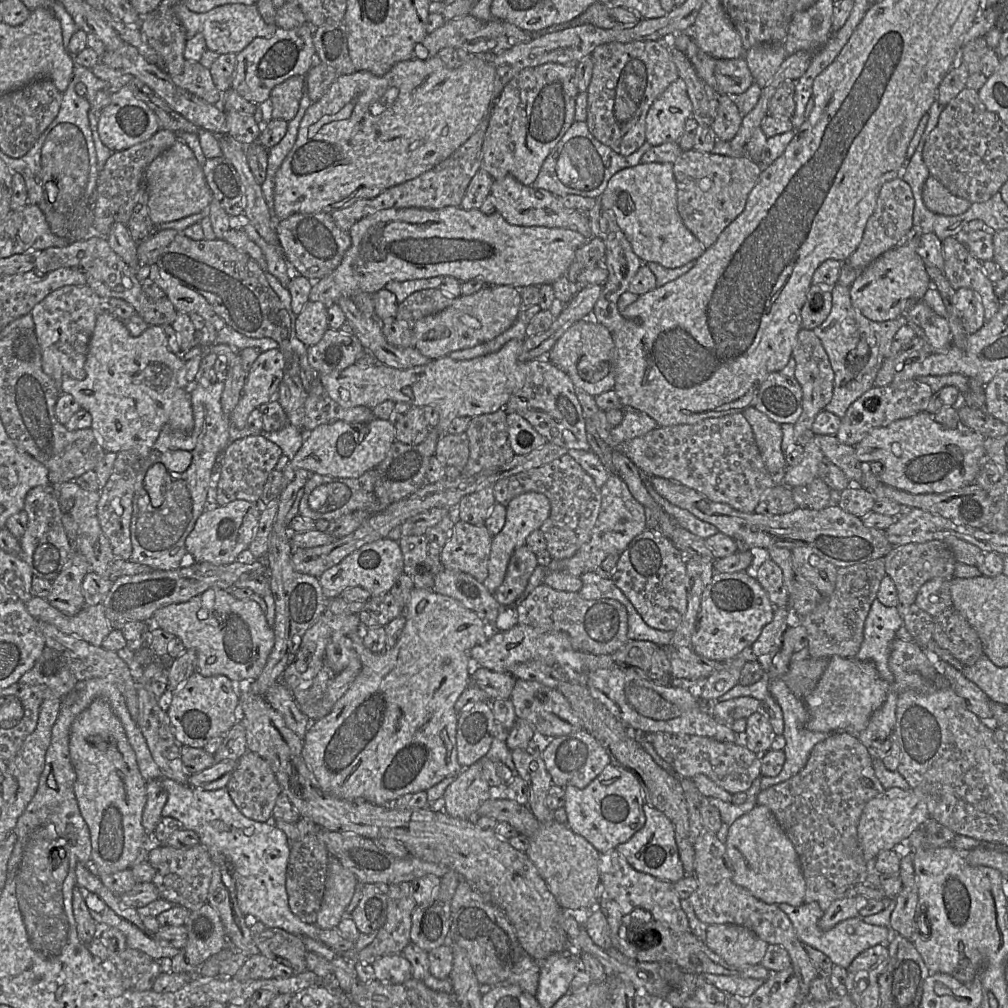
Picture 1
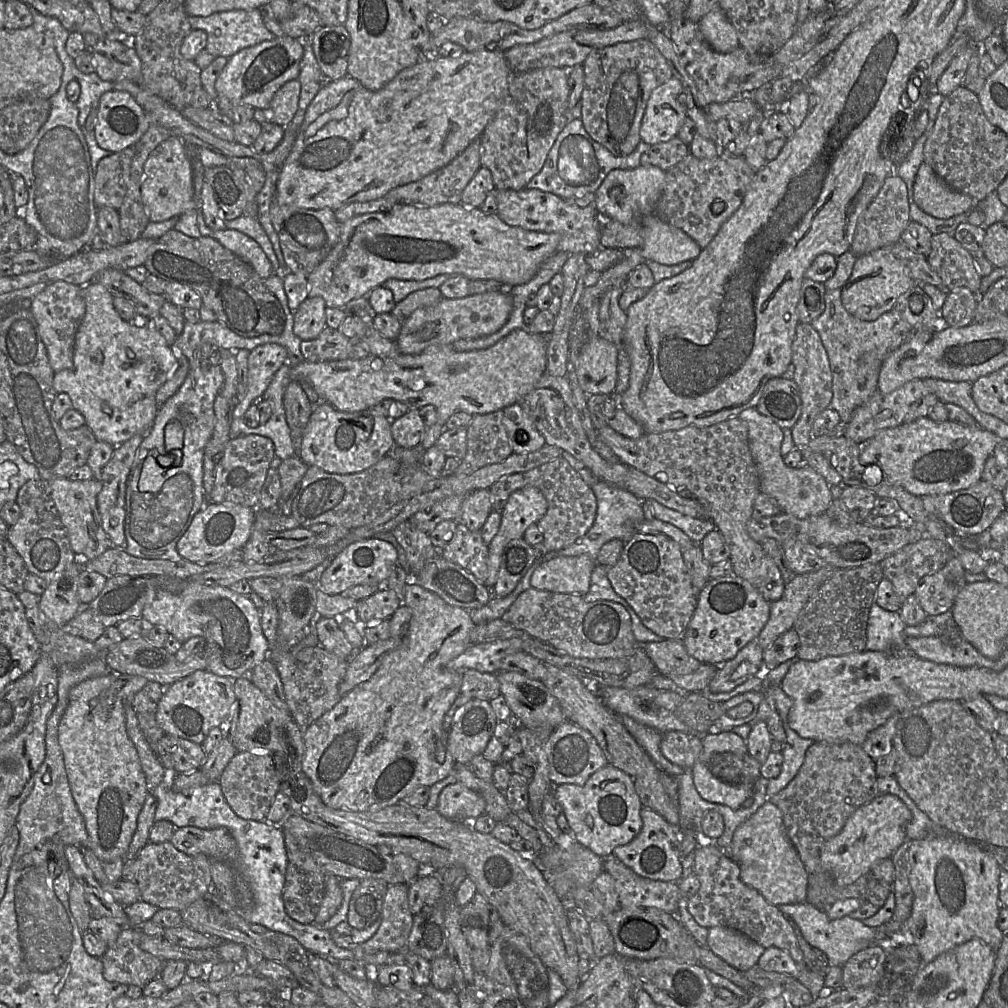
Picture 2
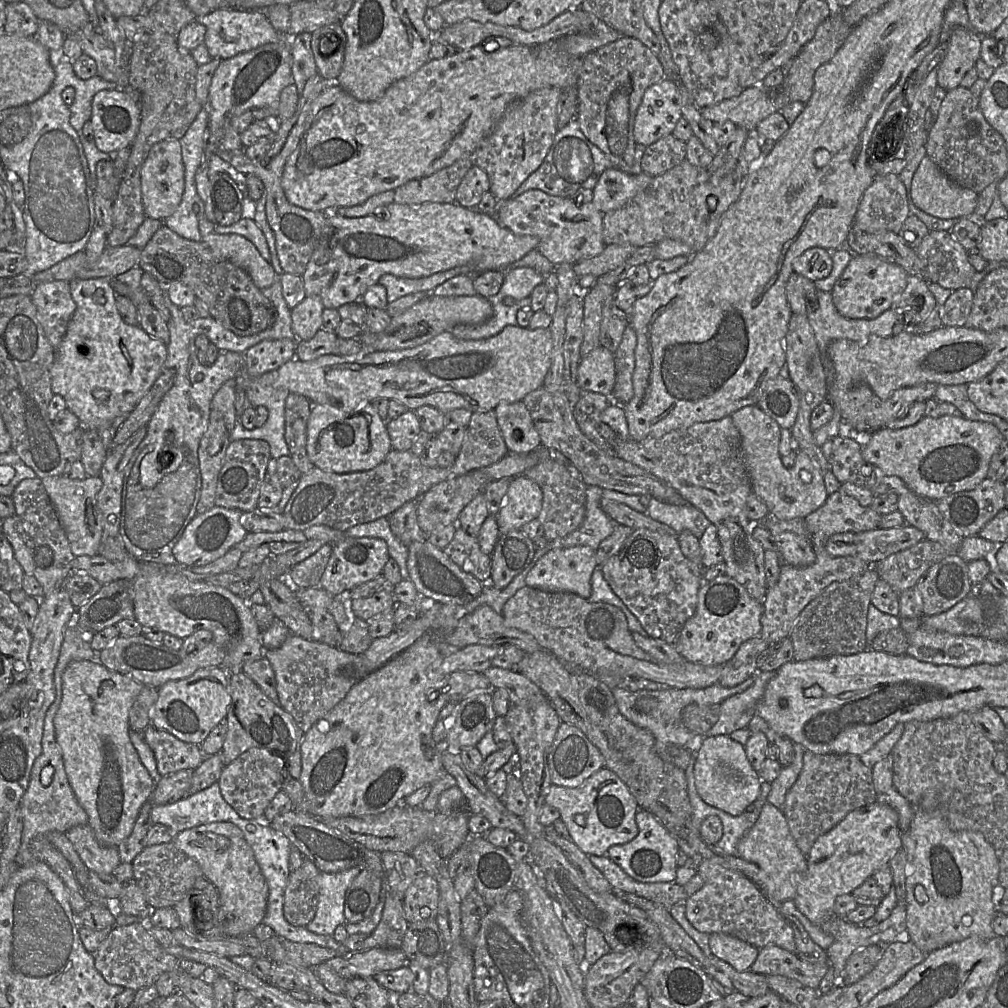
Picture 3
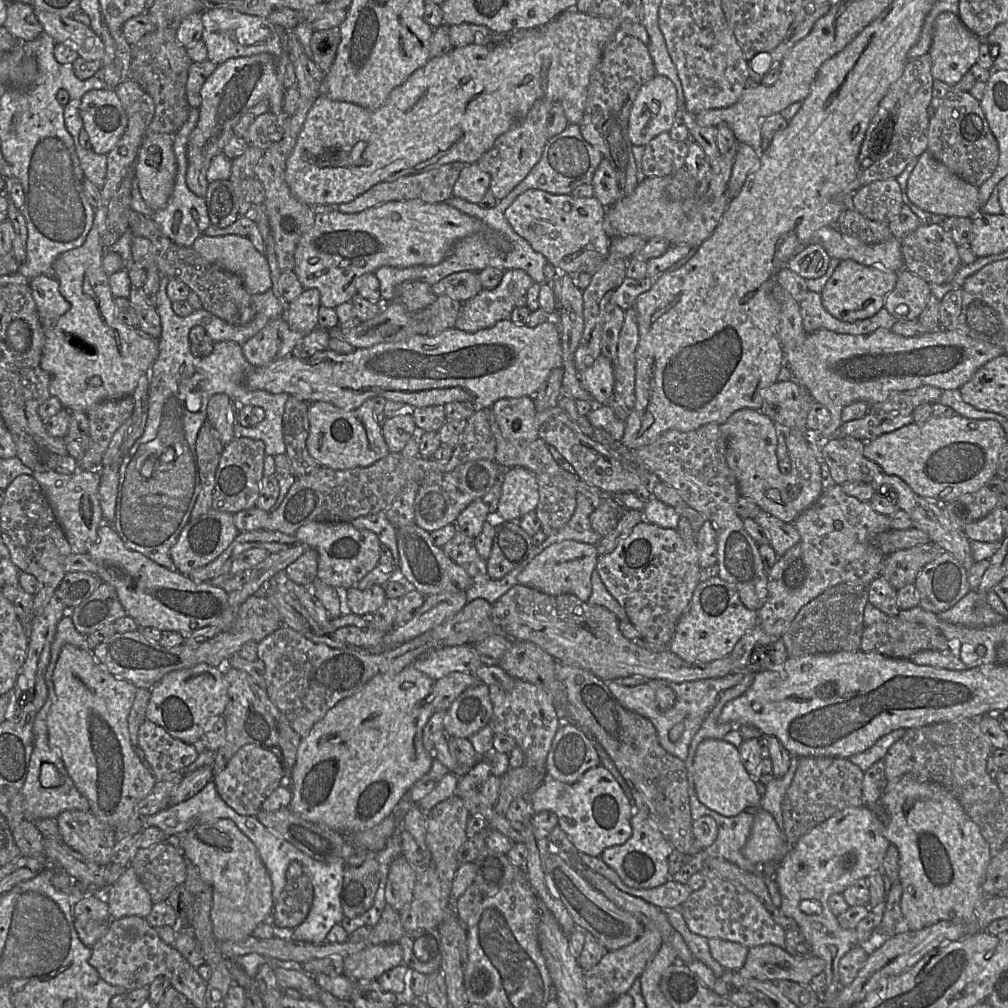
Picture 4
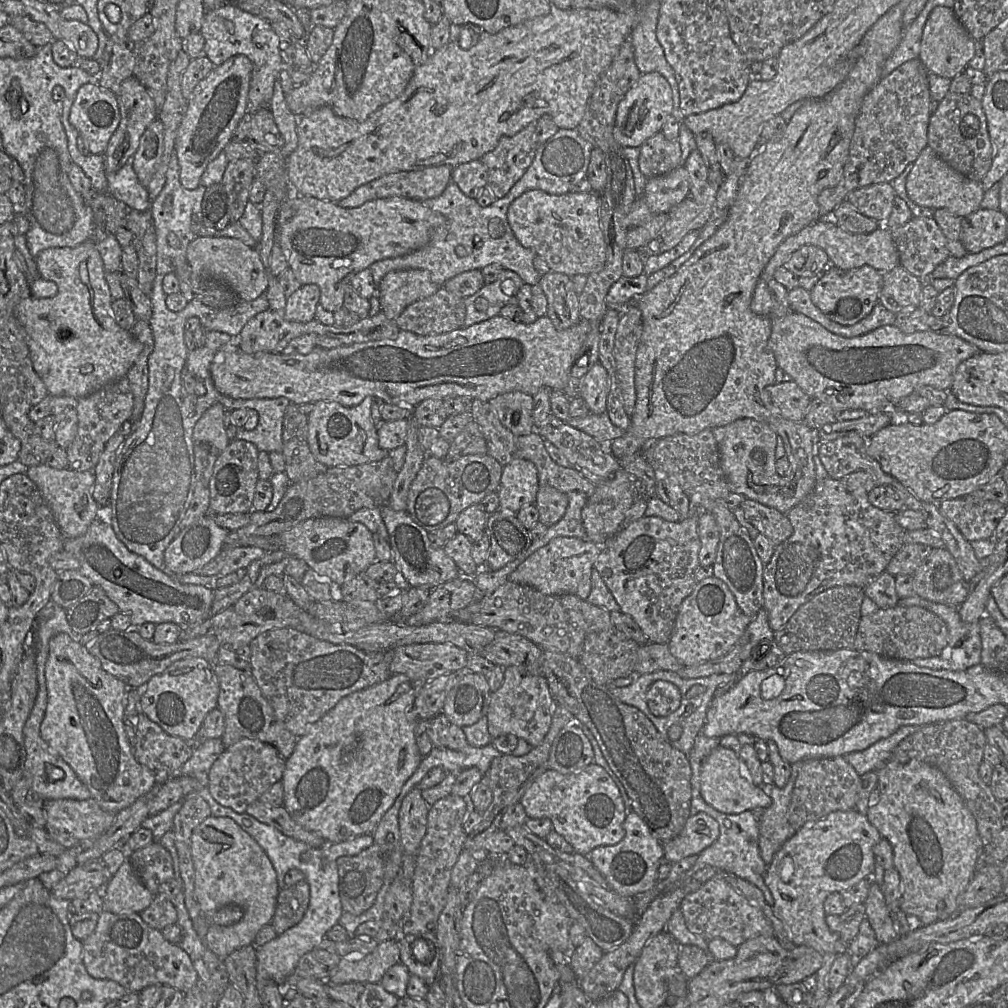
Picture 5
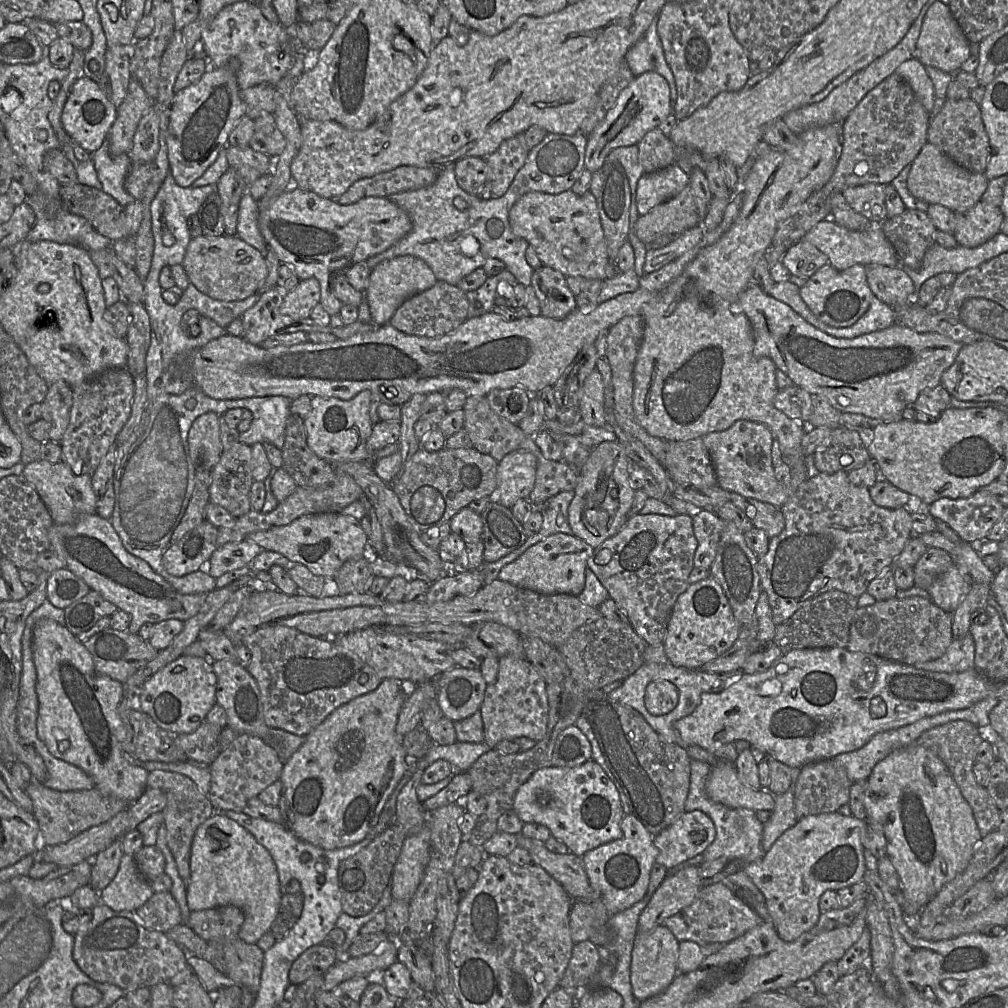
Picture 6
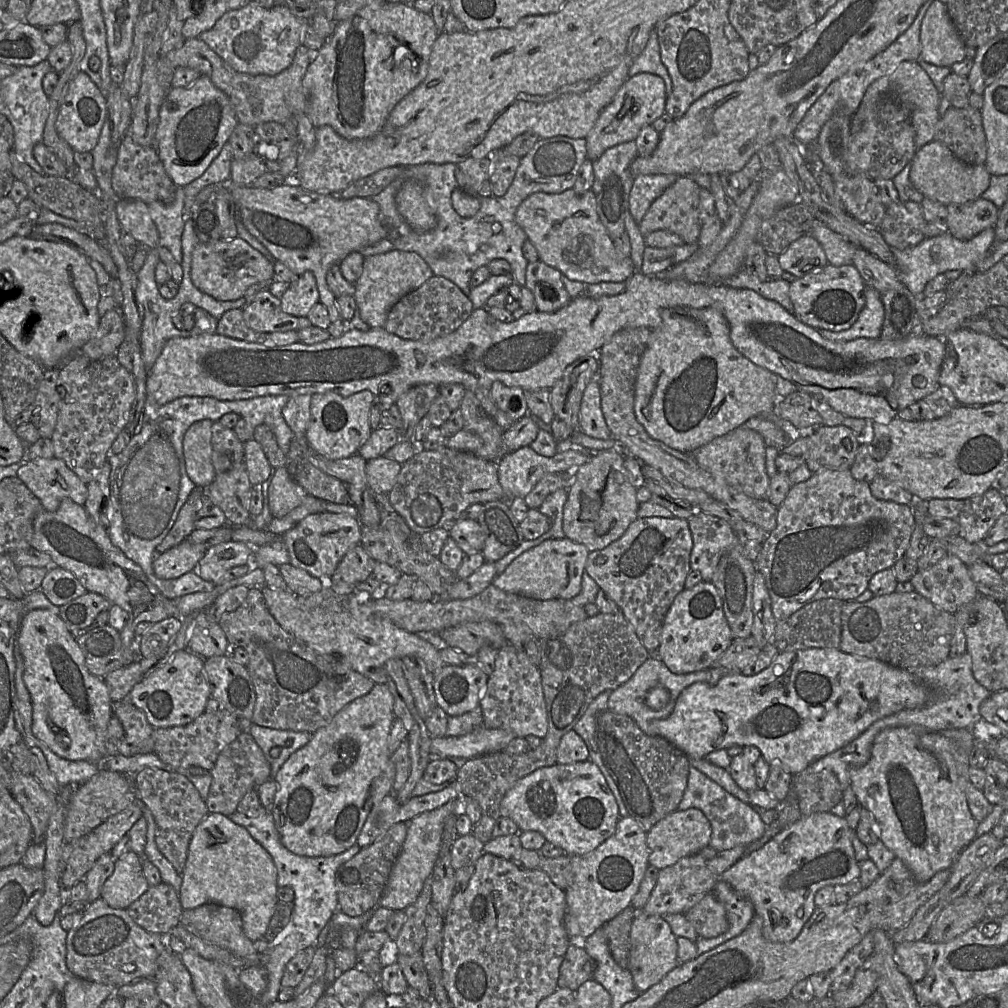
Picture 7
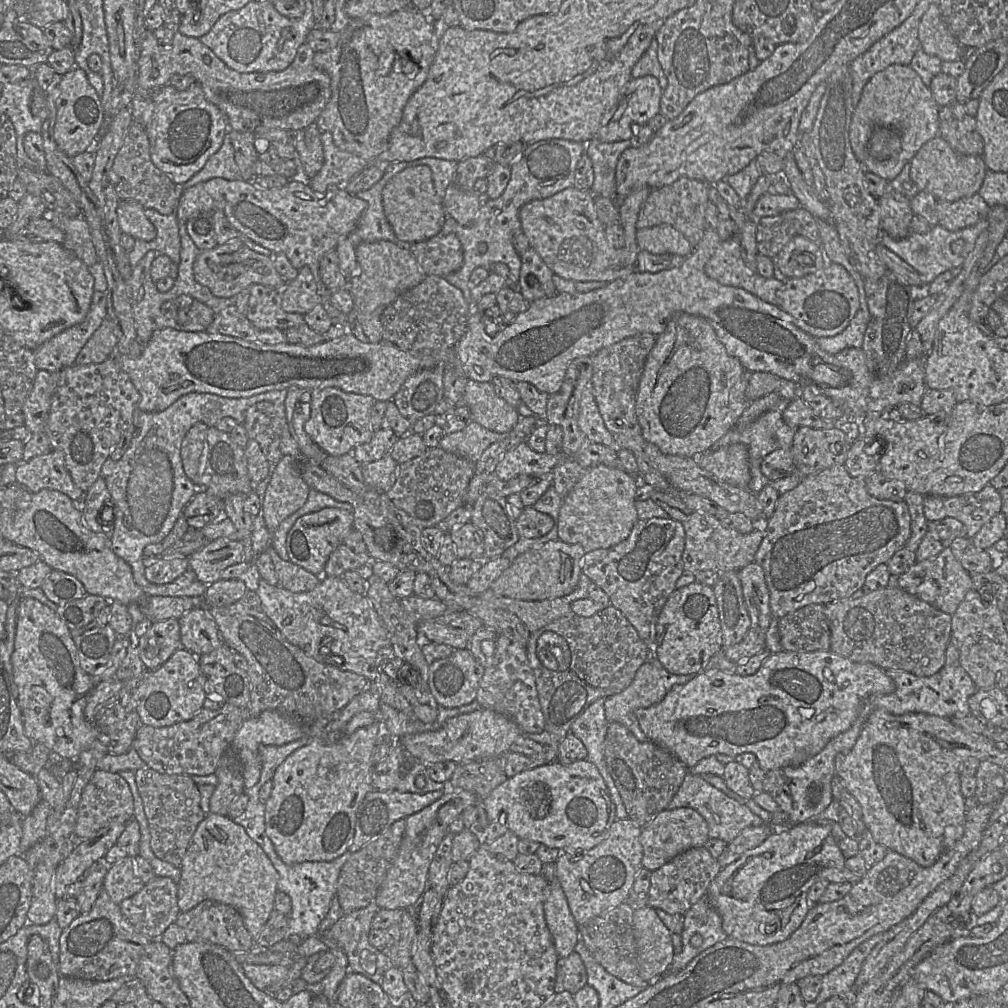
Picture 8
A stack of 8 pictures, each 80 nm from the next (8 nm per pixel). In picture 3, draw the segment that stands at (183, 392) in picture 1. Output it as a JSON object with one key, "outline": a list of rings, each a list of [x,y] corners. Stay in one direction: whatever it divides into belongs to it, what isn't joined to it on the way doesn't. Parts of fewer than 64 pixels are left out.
{"outline":[[[100,277],[87,280],[75,279],[69,282],[71,296],[76,303],[76,310],[68,324],[67,331],[62,342],[55,350],[55,359],[50,367],[52,392],[65,399],[66,409],[71,411],[79,419],[81,426],[83,426],[84,429],[93,429],[97,432],[108,429],[115,418],[119,416],[128,416],[134,410],[139,401],[160,376],[167,359],[167,346],[163,341],[152,337],[140,326],[128,325],[122,320],[116,307],[116,293],[110,283],[111,279],[112,278]]]}

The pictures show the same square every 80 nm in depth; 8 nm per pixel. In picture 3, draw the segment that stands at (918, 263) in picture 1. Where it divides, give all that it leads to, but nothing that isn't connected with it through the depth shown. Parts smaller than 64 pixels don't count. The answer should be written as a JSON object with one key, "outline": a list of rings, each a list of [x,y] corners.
{"outline":[[[876,254],[853,255],[831,291],[837,311],[846,318],[873,319],[888,310],[892,302],[904,291],[908,274],[898,264]]]}

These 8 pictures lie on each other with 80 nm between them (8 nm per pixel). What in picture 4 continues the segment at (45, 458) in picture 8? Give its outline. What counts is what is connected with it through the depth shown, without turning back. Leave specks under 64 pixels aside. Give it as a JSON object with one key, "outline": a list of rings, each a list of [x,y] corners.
{"outline":[[[55,470],[33,472],[31,475],[40,485],[48,499],[54,515],[61,526],[71,551],[86,554],[98,538],[98,528],[103,523],[98,498],[101,475],[98,470],[77,470],[73,474],[62,474]]]}

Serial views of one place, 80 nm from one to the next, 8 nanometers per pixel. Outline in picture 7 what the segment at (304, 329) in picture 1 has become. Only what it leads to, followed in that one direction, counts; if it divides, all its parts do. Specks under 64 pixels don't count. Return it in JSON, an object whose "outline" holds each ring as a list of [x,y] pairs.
{"outline":[[[306,271],[298,280],[281,290],[281,309],[295,317],[307,317],[312,308],[319,303],[319,292],[314,274]]]}

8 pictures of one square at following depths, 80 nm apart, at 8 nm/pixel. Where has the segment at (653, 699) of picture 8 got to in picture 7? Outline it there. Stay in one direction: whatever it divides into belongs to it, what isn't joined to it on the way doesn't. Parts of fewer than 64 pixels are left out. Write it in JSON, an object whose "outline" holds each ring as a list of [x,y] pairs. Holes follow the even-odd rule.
{"outline":[[[650,657],[639,666],[632,677],[616,688],[608,698],[607,709],[611,712],[629,716],[639,728],[648,735],[653,735],[653,729],[650,721],[654,719],[665,719],[672,713],[676,700],[680,693],[688,686],[695,682],[708,682],[710,679],[709,669],[703,669],[686,674],[674,674],[667,666],[657,657]],[[662,686],[668,689],[670,699],[668,703],[660,710],[653,710],[646,704],[646,696],[650,689]]]}

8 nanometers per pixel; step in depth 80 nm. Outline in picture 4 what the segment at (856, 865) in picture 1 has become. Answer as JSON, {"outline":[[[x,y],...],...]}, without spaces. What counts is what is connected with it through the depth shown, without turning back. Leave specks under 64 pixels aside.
{"outline":[[[803,756],[782,802],[784,834],[790,845],[837,812],[863,805],[865,772],[850,759],[834,756]]]}

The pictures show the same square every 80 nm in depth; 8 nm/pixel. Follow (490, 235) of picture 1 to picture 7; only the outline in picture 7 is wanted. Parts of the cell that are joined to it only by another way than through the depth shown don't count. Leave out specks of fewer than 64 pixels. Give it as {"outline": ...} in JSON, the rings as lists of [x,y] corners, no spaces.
{"outline":[[[295,178],[272,189],[260,189],[253,186],[226,184],[233,197],[238,215],[247,230],[271,253],[273,261],[284,263],[296,275],[306,271],[314,274],[319,292],[319,301],[328,311],[331,323],[343,321],[336,303],[336,297],[328,287],[328,270],[352,252],[372,246],[387,236],[387,228],[382,223],[379,205],[370,198],[340,198],[340,194],[318,193],[309,191],[296,182]]]}

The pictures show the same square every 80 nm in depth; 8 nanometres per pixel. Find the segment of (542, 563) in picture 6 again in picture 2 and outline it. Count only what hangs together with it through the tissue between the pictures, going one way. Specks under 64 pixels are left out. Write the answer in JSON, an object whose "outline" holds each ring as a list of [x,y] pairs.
{"outline":[[[587,555],[557,556],[533,572],[530,584],[538,590],[584,596],[589,591],[595,566]]]}

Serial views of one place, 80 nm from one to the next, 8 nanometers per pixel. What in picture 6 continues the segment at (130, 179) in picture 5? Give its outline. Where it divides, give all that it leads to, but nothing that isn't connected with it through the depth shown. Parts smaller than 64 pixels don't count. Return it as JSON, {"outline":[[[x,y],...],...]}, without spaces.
{"outline":[[[108,134],[101,147],[91,154],[91,159],[103,192],[113,197],[123,207],[136,201],[124,188],[124,180],[132,160],[128,154],[110,156]]]}

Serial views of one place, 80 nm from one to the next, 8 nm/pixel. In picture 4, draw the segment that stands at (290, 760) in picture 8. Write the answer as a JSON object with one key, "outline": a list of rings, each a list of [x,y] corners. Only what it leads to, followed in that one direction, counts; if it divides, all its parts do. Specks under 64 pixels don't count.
{"outline":[[[409,665],[395,675],[377,674],[373,676],[357,692],[338,701],[301,739],[297,750],[297,760],[290,773],[292,799],[288,808],[306,821],[323,825],[346,836],[354,832],[367,830],[392,814],[403,795],[431,768],[434,756],[424,748],[422,734],[425,724],[435,712],[432,706],[434,682],[426,674]]]}

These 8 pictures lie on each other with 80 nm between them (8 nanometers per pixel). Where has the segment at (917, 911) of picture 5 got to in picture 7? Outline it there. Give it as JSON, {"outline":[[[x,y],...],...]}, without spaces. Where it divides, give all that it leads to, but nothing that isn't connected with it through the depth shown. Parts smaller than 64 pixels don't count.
{"outline":[[[910,726],[885,729],[875,737],[871,757],[867,764],[851,770],[850,773],[850,787],[854,791],[861,806],[867,809],[878,823],[880,828],[880,840],[894,853],[895,857],[902,860],[918,883],[925,883],[936,873],[951,868],[961,852],[978,836],[978,822],[974,819],[970,811],[964,791],[959,787],[959,778],[954,758],[954,744],[949,737],[943,734],[944,731],[947,730],[931,732]]]}

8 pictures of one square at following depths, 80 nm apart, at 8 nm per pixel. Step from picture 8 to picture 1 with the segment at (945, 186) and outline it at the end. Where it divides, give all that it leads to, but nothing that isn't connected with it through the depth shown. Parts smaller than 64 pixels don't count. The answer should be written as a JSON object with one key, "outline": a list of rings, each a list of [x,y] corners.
{"outline":[[[932,175],[924,184],[922,199],[931,212],[945,216],[963,214],[972,204],[970,201],[951,193]]]}

